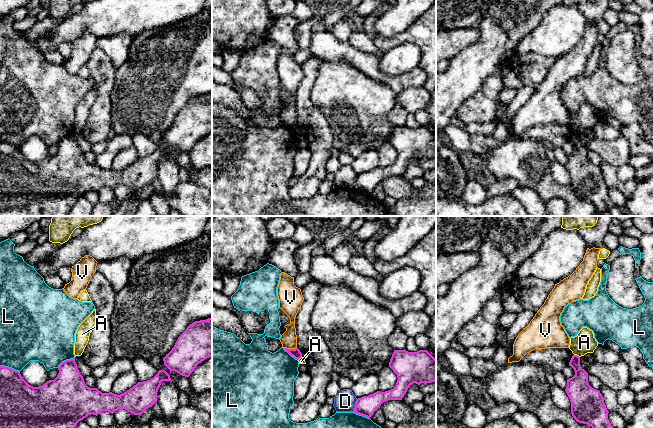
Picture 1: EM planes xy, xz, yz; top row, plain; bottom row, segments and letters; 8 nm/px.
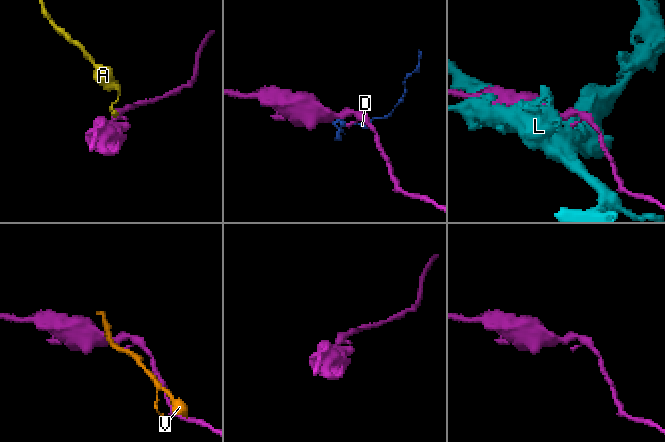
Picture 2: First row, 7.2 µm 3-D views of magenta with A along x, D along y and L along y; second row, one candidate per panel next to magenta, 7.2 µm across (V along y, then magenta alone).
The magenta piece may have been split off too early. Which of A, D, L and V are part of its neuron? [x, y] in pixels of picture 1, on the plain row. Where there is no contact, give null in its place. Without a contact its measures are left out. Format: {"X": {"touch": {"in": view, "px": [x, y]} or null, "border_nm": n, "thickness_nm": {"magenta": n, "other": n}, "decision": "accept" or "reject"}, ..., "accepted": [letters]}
{"A": {"touch": {"in": "yz", "px": [576, 131]}, "border_nm": 50, "thickness_nm": {"magenta": 170, "other": 170}, "decision": "reject"}, "D": {"touch": {"in": "xz", "px": [355, 181]}, "border_nm": 110, "thickness_nm": {"magenta": 160, "other": 170}, "decision": "reject"}, "L": {"touch": {"in": "xy", "px": [10, 144]}, "border_nm": 170, "thickness_nm": {"magenta": 280, "other": 360}, "decision": "reject"}, "V": {"touch": {"in": "xz", "px": [290, 125]}, "border_nm": 100, "thickness_nm": {"magenta": 70, "other": 140}, "decision": "reject"}, "accepted": []}

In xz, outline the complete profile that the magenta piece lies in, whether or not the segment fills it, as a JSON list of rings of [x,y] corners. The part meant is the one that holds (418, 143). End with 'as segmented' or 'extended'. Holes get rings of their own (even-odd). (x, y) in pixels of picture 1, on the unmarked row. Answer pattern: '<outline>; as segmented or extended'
[[[394,126],[389,143],[398,154],[395,163],[358,174],[354,189],[370,194],[383,178],[402,176],[411,160],[436,157],[436,135],[427,126]]]; as segmented

